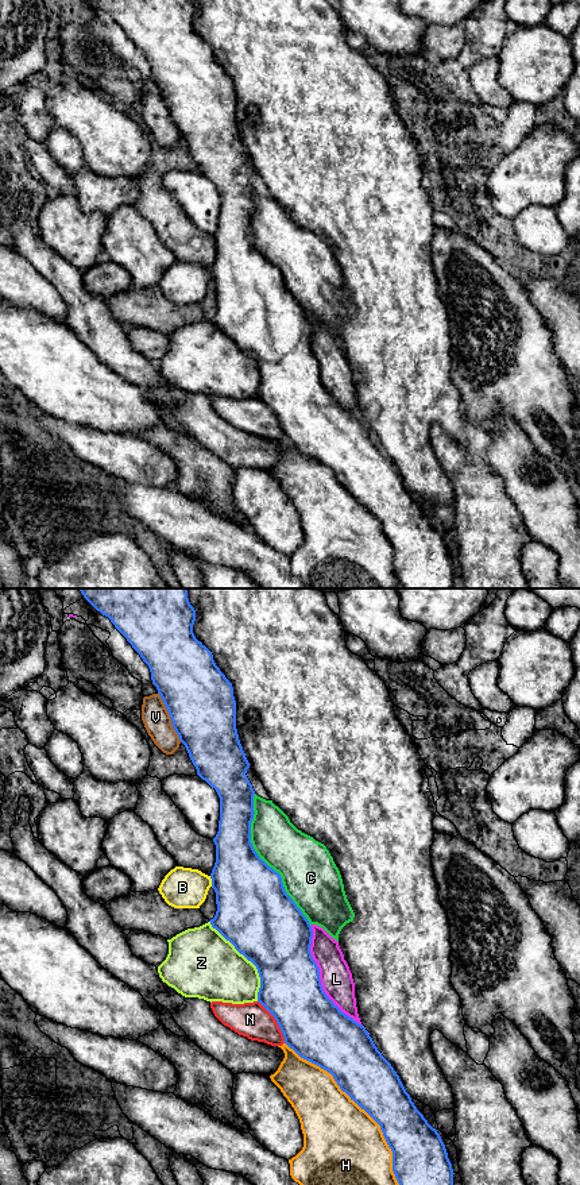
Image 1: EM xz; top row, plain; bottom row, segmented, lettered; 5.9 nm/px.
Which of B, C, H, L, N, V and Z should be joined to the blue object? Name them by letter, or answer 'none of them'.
none of them

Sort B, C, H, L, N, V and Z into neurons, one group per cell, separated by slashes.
B / C L / H / N Z / V

